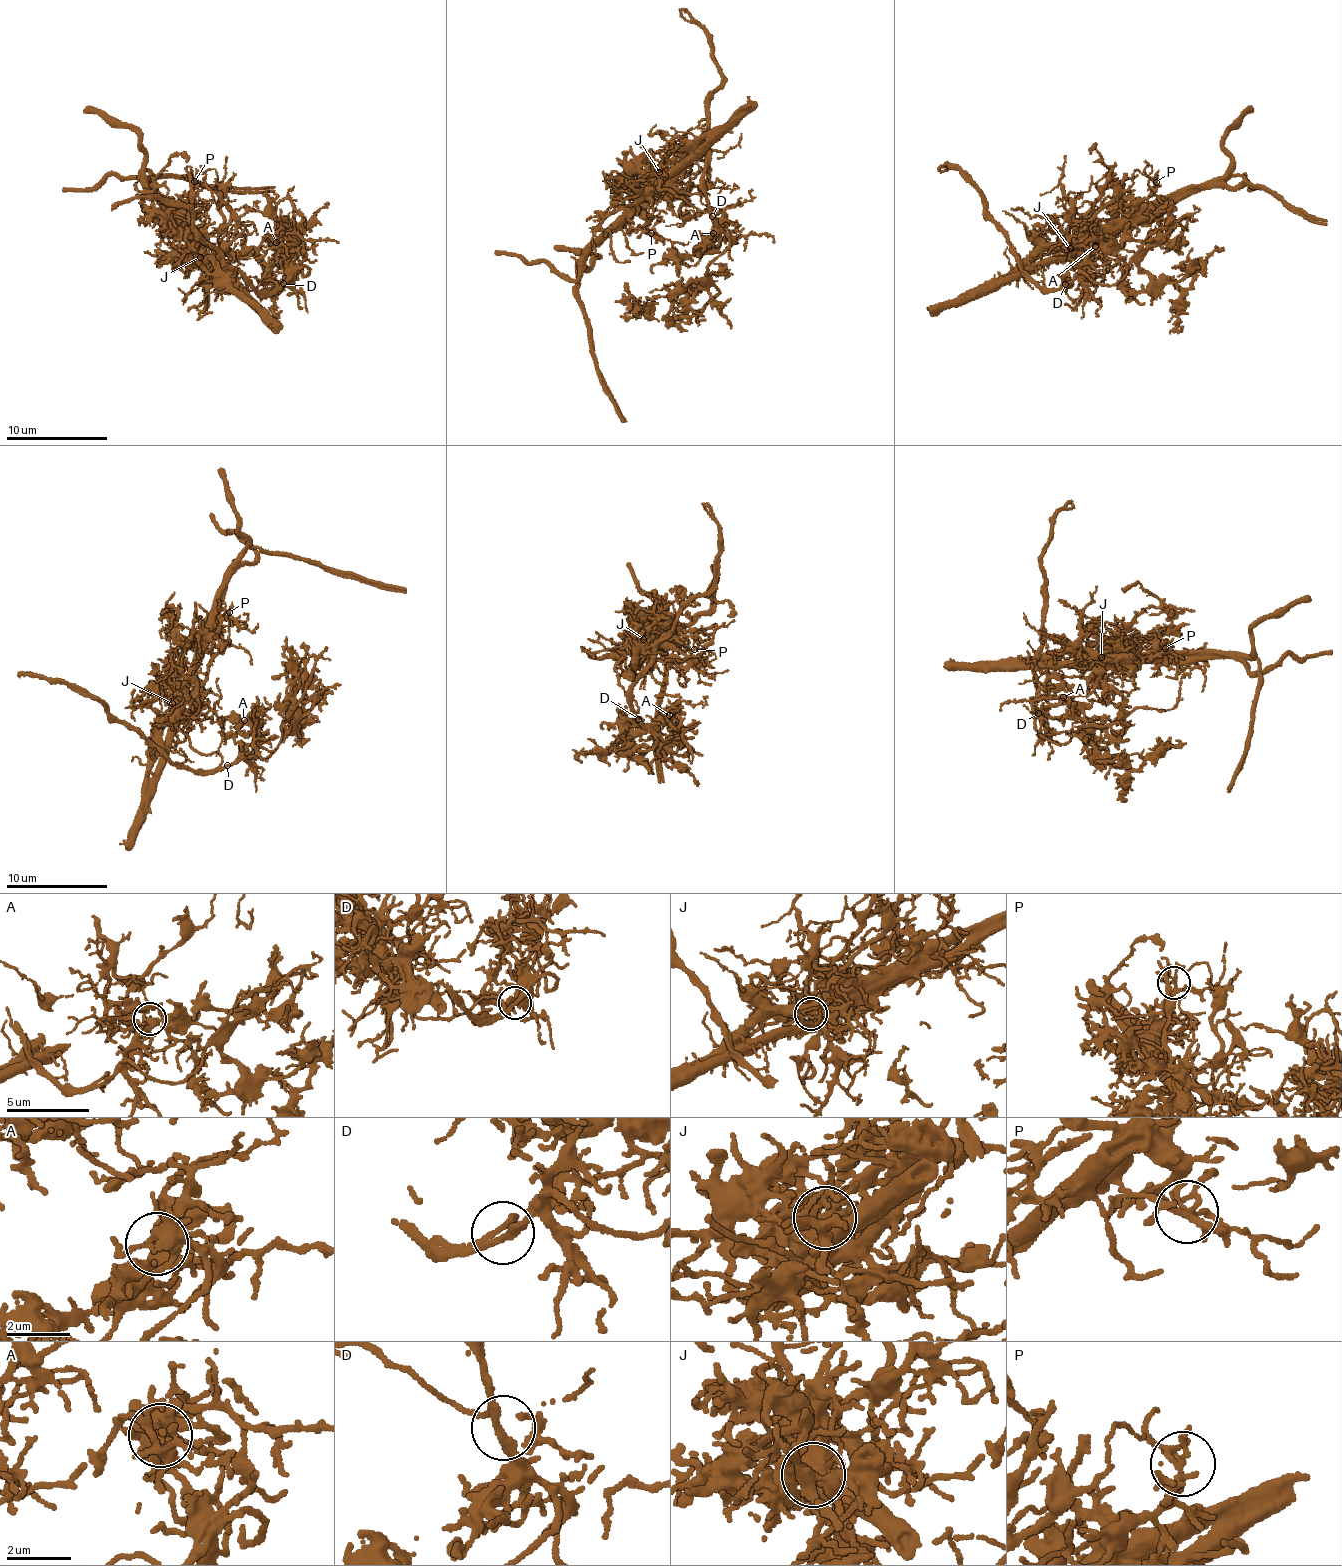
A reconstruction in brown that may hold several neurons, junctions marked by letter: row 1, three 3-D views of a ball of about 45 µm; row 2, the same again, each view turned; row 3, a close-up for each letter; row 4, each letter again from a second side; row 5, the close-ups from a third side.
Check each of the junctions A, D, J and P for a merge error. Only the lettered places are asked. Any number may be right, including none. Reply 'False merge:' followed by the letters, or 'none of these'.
False merge: J, P

